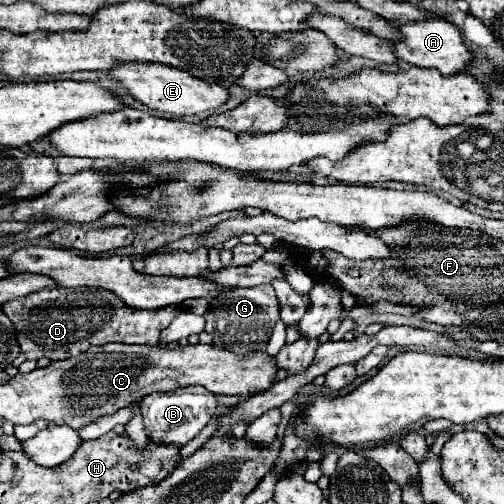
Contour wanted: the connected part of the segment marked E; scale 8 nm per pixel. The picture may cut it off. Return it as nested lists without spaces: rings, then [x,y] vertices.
[[[122,62],[122,66],[112,66],[110,70],[106,70],[106,74],[120,82],[134,100],[146,104],[148,108],[170,112],[176,116],[200,114],[204,110],[218,108],[228,98],[228,90],[220,84],[202,82],[202,78],[194,78],[184,70],[170,70],[170,66],[158,66],[158,62],[152,66],[146,66],[146,62]]]

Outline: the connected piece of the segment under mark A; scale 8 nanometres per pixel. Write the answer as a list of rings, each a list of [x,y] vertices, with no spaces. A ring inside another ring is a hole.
[[[426,18],[422,22],[398,24],[398,30],[402,34],[402,40],[392,42],[392,50],[398,60],[408,62],[412,66],[438,68],[444,76],[450,76],[450,74],[460,72],[468,64],[468,60],[472,58],[458,28],[450,22],[446,22],[444,18]]]

